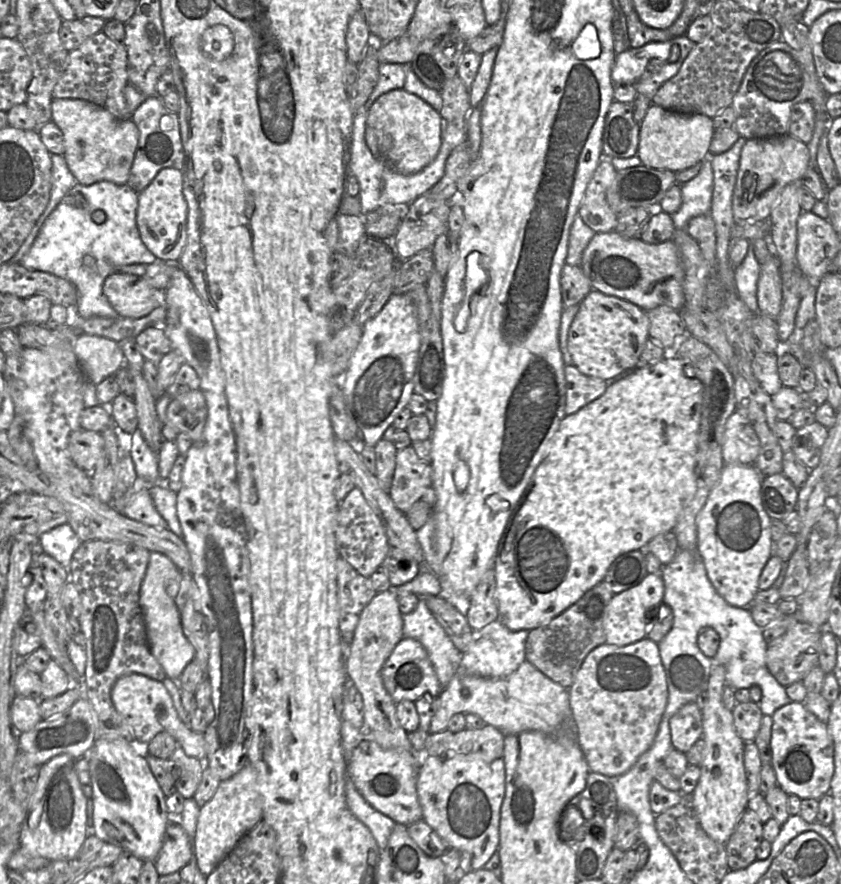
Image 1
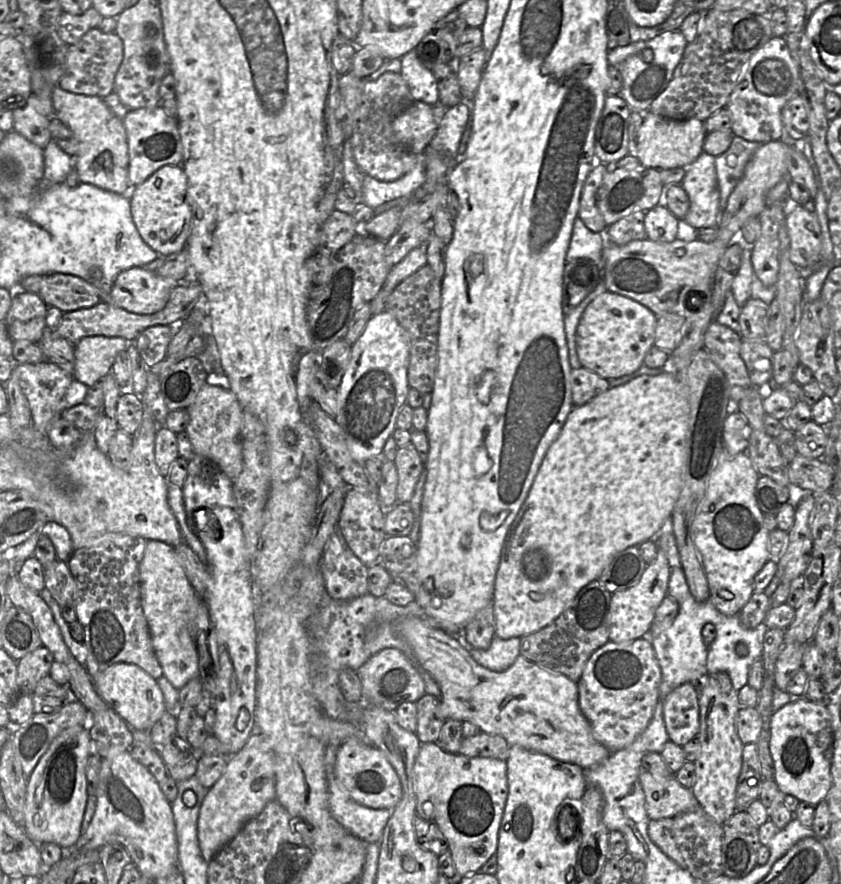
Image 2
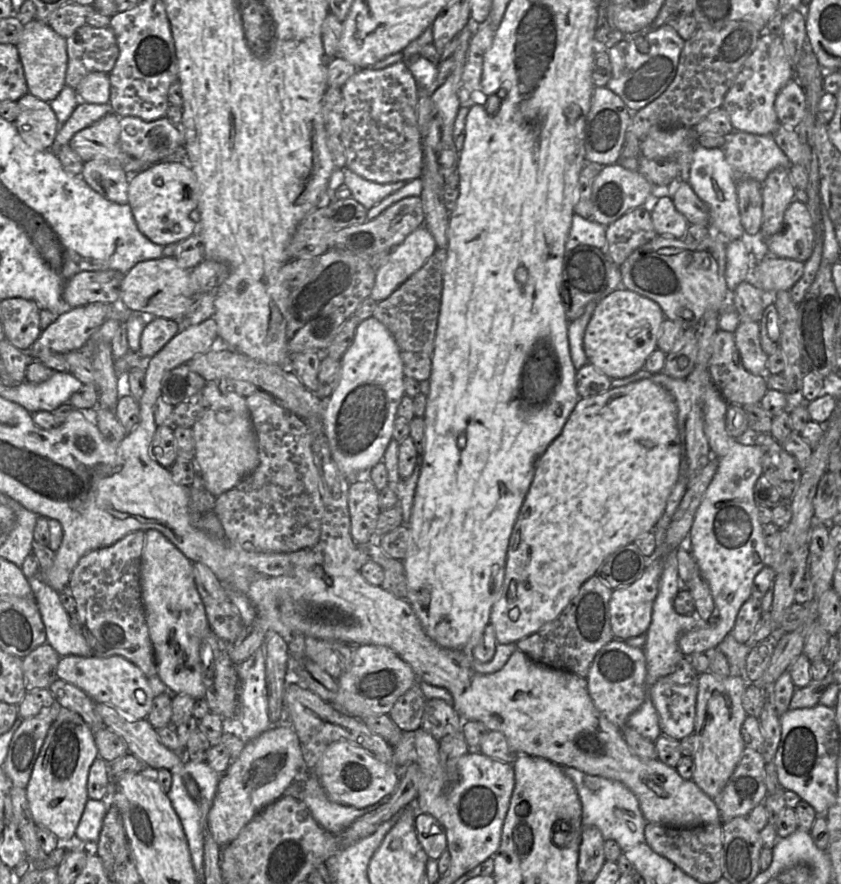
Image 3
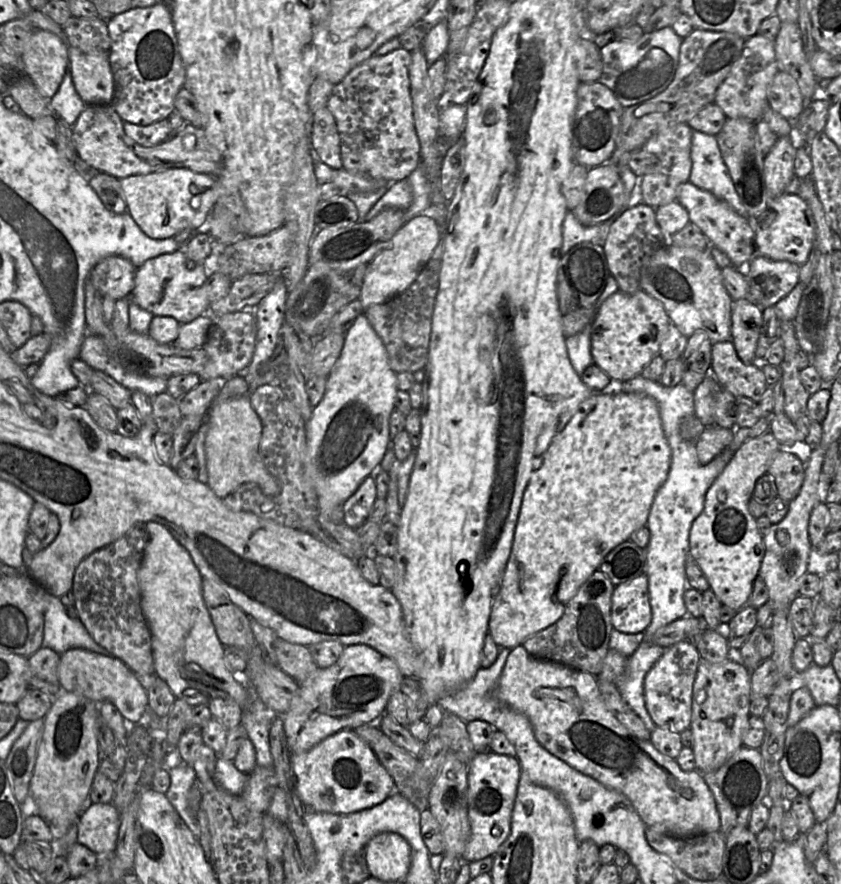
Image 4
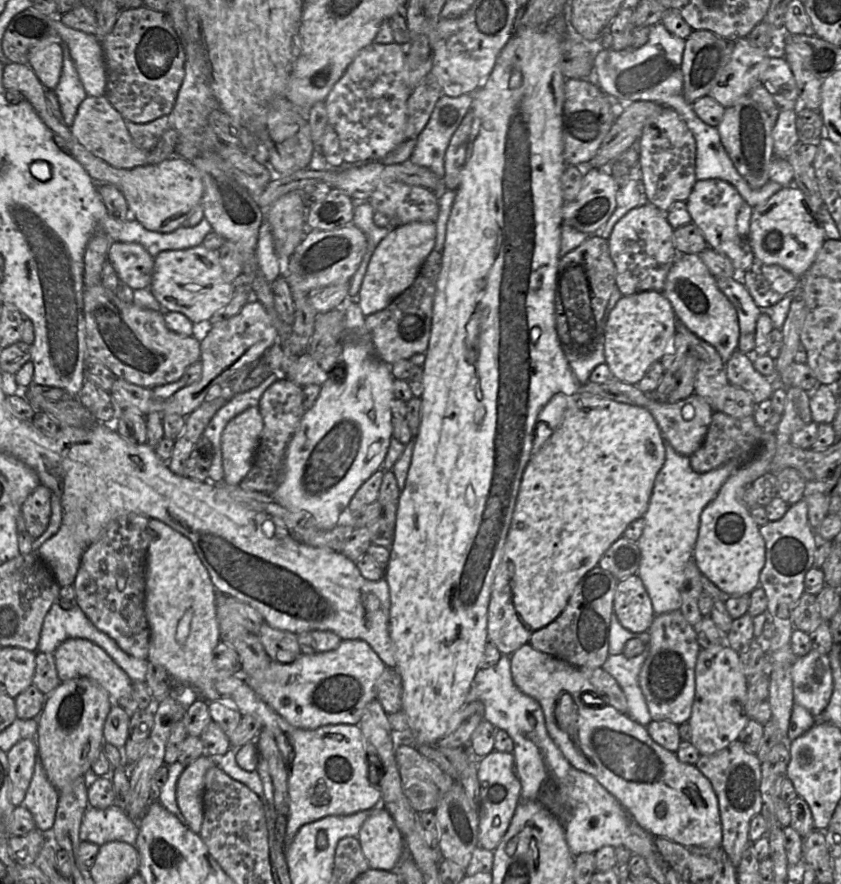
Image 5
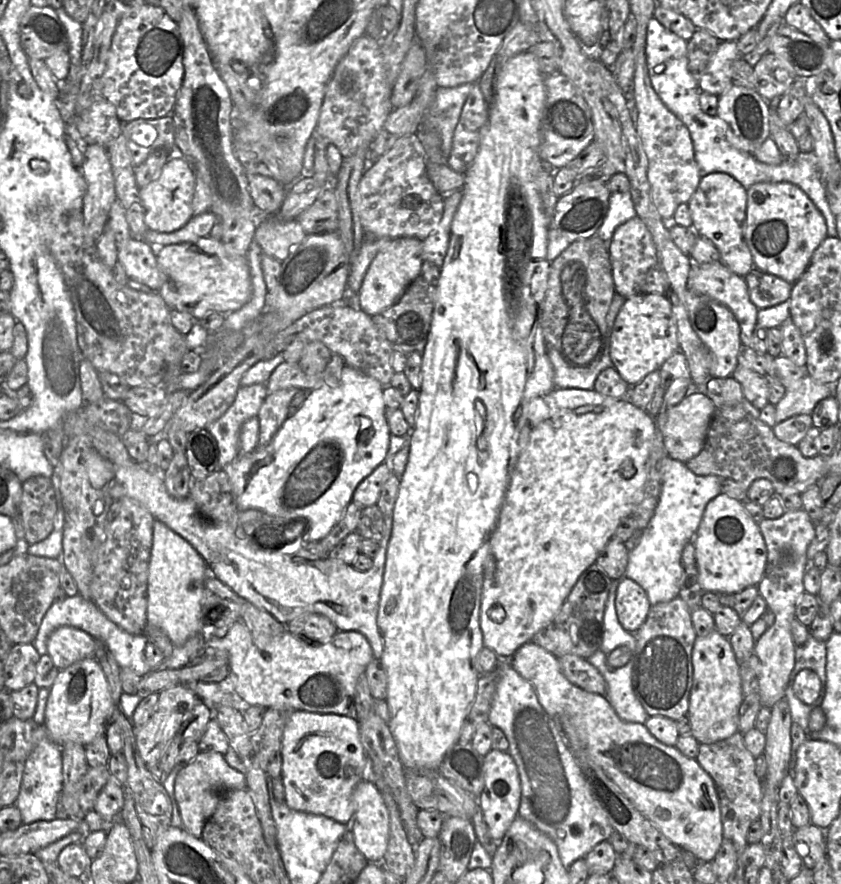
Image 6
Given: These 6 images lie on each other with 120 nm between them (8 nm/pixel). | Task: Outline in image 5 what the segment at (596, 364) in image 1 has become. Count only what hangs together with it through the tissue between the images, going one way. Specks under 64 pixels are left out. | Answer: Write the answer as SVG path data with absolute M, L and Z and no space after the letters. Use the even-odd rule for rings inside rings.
M643 291L622 296L604 325L605 364L623 383L637 385L648 368L668 350L677 332L677 318L669 300L658 291Z

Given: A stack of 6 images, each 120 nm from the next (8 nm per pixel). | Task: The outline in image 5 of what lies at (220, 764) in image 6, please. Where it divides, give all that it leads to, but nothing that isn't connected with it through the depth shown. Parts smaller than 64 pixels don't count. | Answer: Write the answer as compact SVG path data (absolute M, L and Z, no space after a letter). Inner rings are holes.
M203 754L184 768L177 781L178 807L188 827L197 834L200 834L204 818L205 775L215 764L215 759Z

